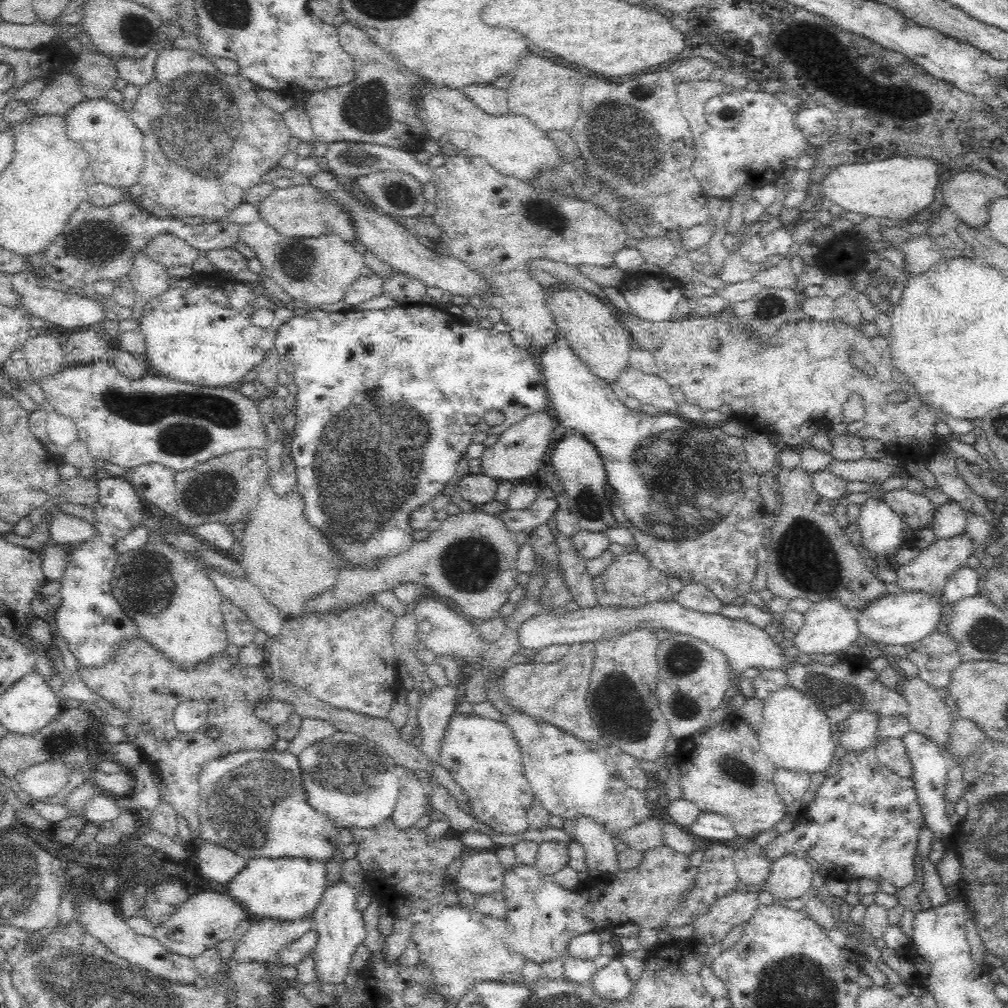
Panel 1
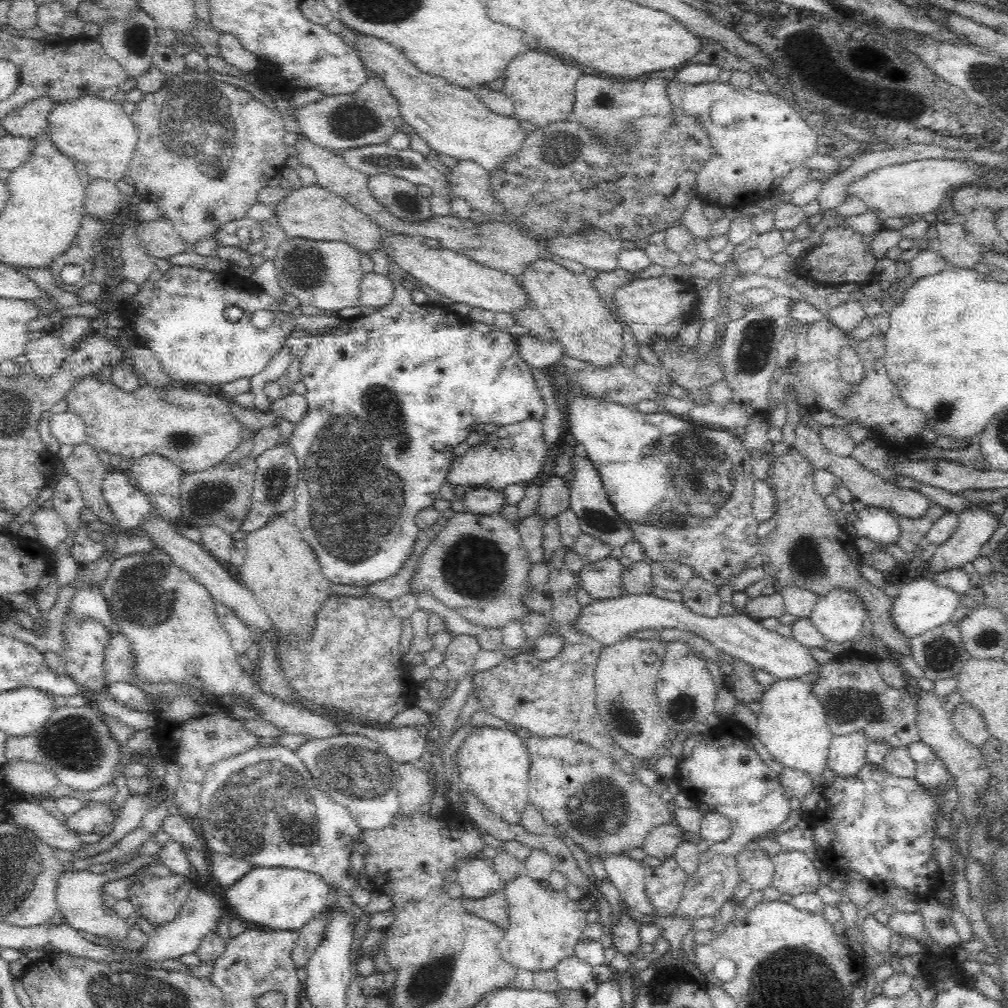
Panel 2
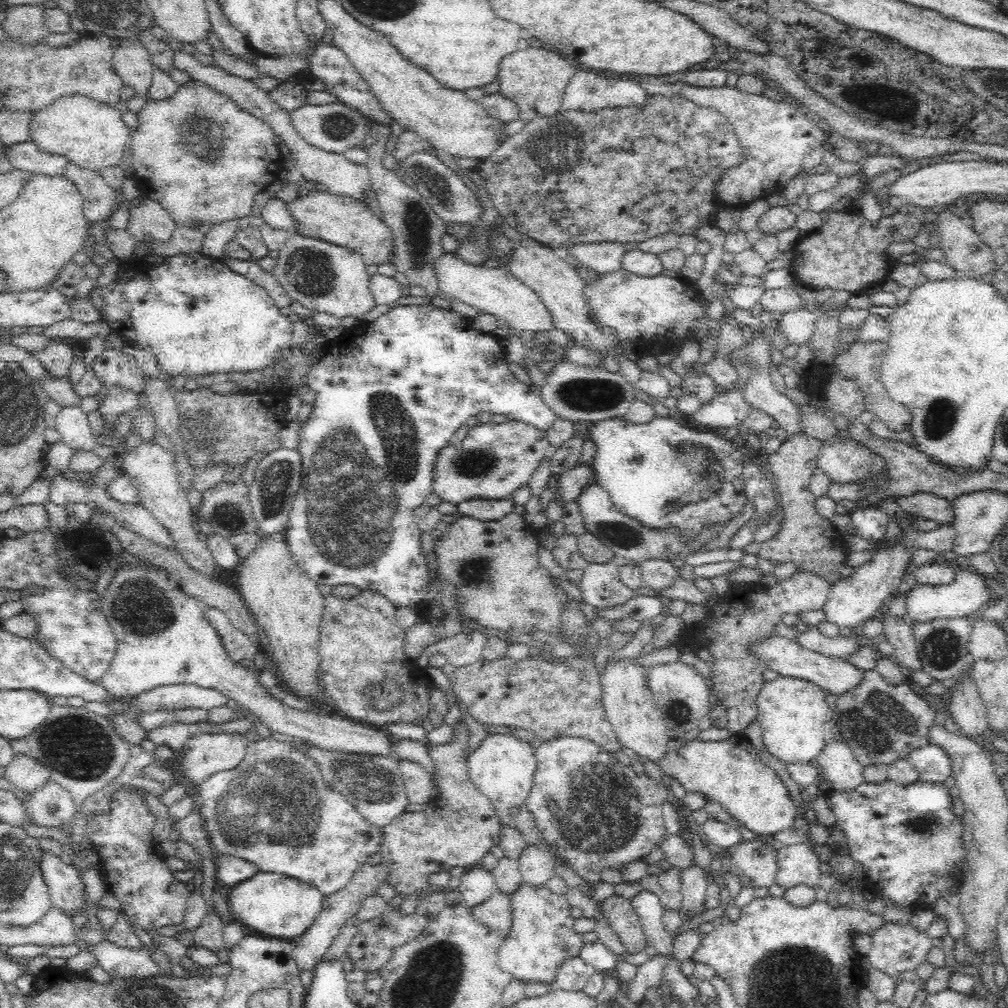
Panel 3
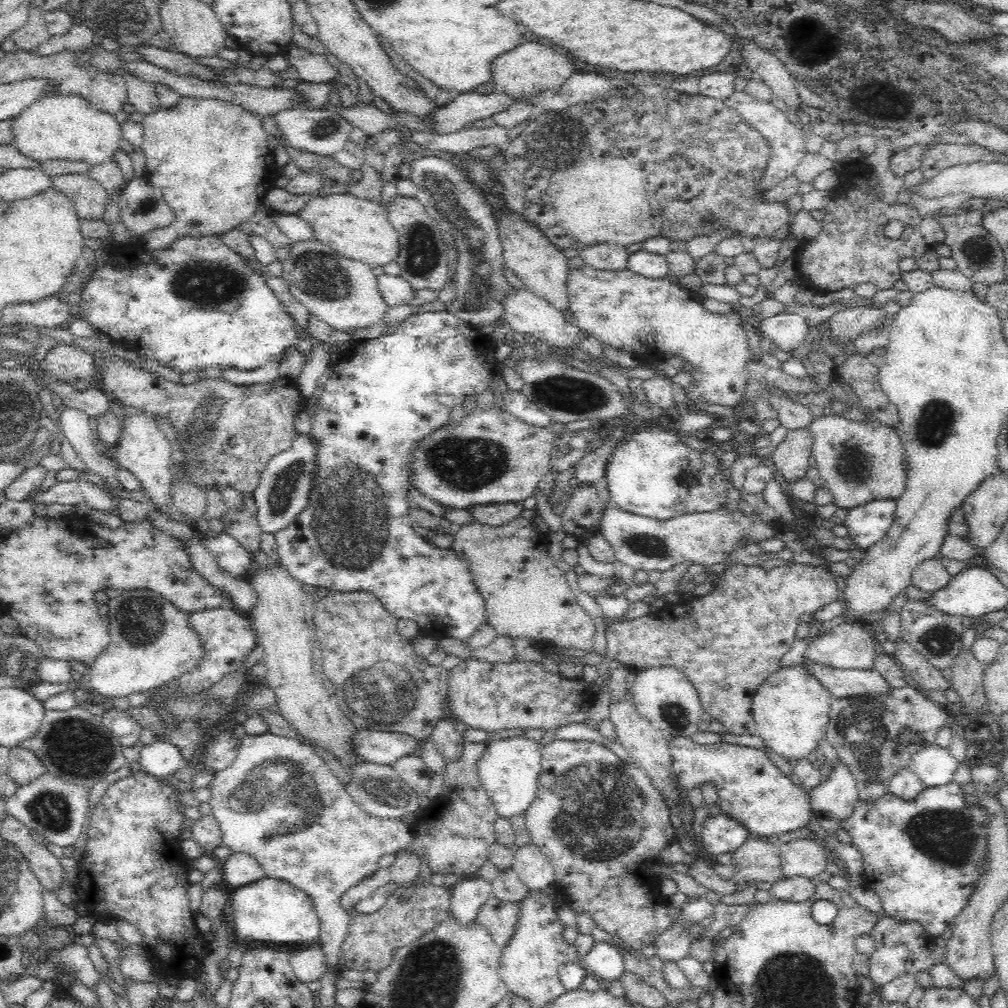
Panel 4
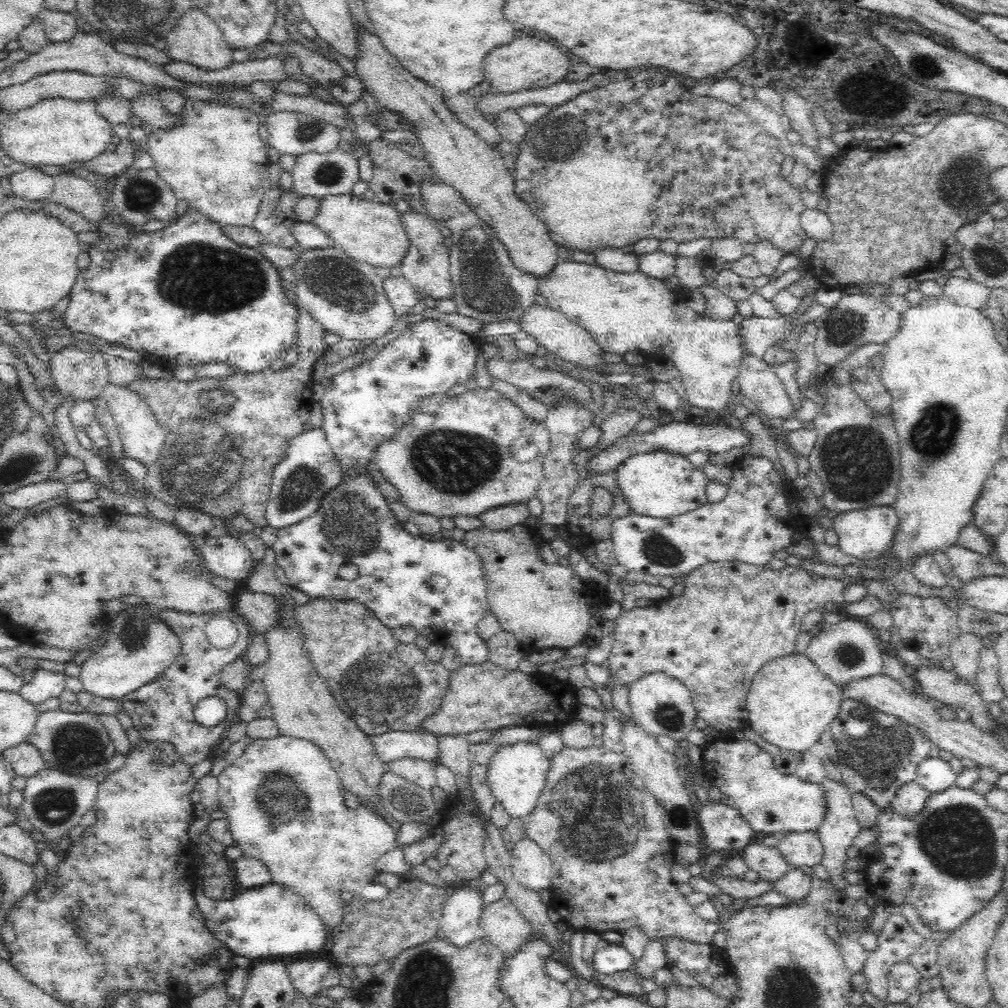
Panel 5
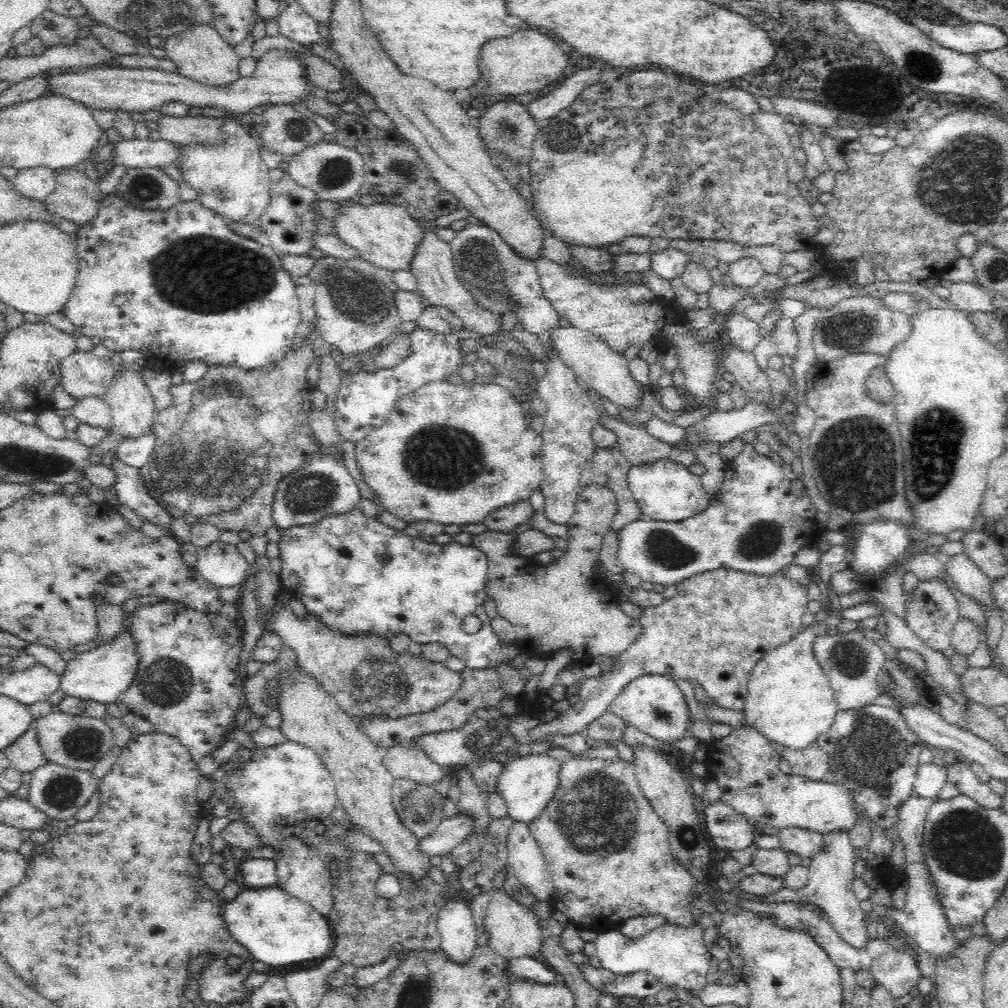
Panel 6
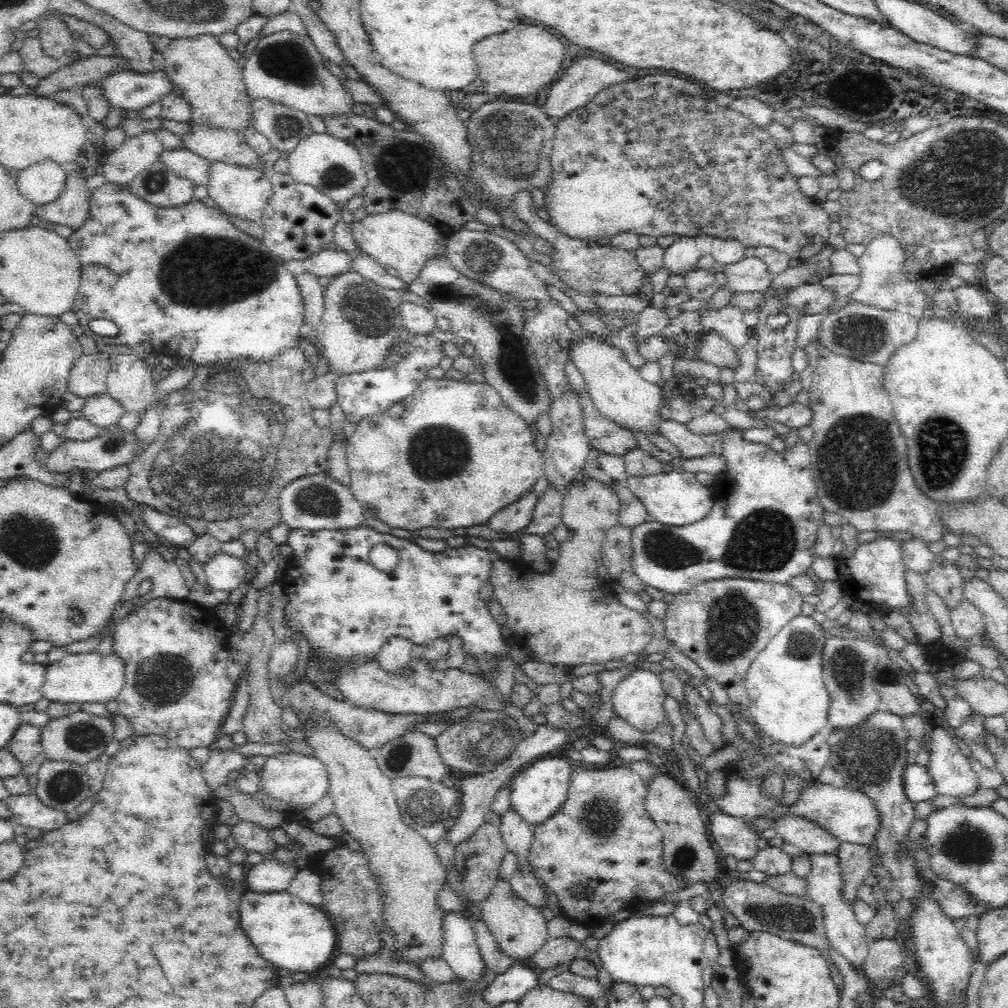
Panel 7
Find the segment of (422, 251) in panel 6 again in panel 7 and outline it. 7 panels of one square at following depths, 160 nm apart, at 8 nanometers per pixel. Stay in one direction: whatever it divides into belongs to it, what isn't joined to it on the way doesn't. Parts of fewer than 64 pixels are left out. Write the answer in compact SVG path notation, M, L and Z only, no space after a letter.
M446 254L440 256L432 256L424 262L422 270L418 272L418 276L408 286L409 292L414 292L424 298L430 308L438 316L443 316L450 321L451 332L457 337L474 344L476 355L482 358L484 364L485 382L488 383L503 398L503 403L519 414L528 424L536 421L539 414L547 412L550 408L550 393L546 389L544 379L540 374L534 351L529 345L529 338L524 332L525 321L522 318L522 308L520 307L520 299L508 295L508 293L500 293L482 283L472 281L460 274L451 265Z

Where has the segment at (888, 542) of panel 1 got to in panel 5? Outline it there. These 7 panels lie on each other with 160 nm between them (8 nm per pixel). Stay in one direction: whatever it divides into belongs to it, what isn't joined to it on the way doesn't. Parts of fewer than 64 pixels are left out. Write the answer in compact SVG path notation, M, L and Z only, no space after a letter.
M891 505L870 506L869 508L839 513L833 518L834 530L840 537L840 550L858 559L878 559L892 543L897 528L897 515Z

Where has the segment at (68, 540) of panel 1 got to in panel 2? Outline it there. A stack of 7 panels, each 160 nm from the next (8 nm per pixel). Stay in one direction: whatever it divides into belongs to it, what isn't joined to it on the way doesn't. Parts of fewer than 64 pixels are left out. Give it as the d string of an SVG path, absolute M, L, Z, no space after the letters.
M54 509L38 510L34 513L32 522L38 531L37 540L46 549L54 550L66 542L66 538L70 538L68 524L62 521Z

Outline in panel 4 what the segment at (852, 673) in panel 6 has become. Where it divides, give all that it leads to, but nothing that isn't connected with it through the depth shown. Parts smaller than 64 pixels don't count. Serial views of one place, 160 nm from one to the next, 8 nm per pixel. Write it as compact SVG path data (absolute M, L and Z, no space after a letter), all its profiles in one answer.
M852 620L835 625L810 641L807 658L832 668L872 669L880 653L874 637L862 627L852 625Z

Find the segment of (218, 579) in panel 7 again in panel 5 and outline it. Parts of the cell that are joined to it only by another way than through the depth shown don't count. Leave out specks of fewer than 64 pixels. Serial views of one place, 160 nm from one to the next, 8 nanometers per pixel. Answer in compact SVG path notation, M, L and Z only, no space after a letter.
M232 536L207 537L201 546L206 566L216 576L232 581L246 580L256 566L246 546Z

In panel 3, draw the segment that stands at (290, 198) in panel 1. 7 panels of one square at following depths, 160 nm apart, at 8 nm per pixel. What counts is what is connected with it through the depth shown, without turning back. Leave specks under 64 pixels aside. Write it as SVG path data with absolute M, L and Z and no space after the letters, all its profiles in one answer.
M320 190L300 194L287 203L288 211L294 218L296 234L320 239L356 251L365 264L384 264L394 251L393 234L390 227L376 217L370 207L346 196L336 196Z

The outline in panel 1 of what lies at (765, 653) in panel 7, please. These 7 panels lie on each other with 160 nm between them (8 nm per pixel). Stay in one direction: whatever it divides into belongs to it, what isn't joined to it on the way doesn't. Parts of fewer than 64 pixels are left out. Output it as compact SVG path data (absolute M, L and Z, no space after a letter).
M787 686L765 698L757 737L762 752L778 768L804 772L826 771L835 758L836 735L828 715L801 690Z

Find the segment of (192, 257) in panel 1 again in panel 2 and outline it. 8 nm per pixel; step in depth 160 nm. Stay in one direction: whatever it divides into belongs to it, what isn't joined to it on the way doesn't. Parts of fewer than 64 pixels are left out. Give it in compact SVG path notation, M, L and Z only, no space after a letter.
M168 218L142 222L136 233L151 257L168 260L171 256L190 251Z

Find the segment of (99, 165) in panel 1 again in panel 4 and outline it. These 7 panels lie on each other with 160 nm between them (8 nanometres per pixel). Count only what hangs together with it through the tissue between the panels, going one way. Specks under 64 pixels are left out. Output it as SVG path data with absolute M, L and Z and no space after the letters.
M79 95L52 96L35 101L14 118L13 135L13 143L17 144L20 154L29 156L34 161L76 160L91 168L112 161L114 152L118 150L118 143L122 140L121 124L116 121L114 114L98 109Z

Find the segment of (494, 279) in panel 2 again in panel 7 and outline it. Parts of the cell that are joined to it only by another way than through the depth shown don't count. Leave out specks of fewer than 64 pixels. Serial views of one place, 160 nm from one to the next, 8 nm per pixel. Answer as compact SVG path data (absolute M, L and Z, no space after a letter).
M586 334L578 340L571 340L568 360L578 369L586 381L594 406L606 418L619 426L634 428L644 434L658 434L660 416L658 409L666 401L656 383L642 378L637 369L628 363L626 355L612 344L607 344L598 335Z

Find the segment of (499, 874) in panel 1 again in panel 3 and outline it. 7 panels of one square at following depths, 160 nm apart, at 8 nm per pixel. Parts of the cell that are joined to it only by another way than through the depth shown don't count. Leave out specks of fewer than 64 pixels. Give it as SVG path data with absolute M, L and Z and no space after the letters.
M473 866L462 874L458 890L468 906L478 906L497 890L493 871L485 869L484 866Z

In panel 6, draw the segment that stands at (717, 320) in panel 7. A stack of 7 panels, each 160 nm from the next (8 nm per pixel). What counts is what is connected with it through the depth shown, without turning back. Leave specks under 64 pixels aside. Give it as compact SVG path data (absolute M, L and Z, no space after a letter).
M731 313L726 316L724 333L729 344L740 348L742 351L753 352L754 347L762 340L757 322L747 320L743 314Z

